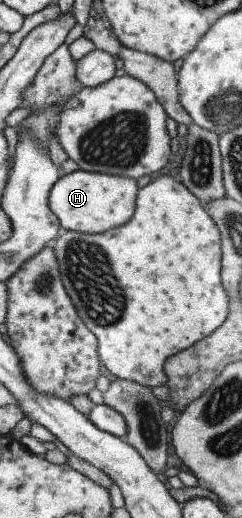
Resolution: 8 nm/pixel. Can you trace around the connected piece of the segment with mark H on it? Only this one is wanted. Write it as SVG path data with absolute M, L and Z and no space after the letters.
M78 169L53 183L48 192L48 207L61 228L94 235L125 224L133 214L137 194L137 184L131 178Z

